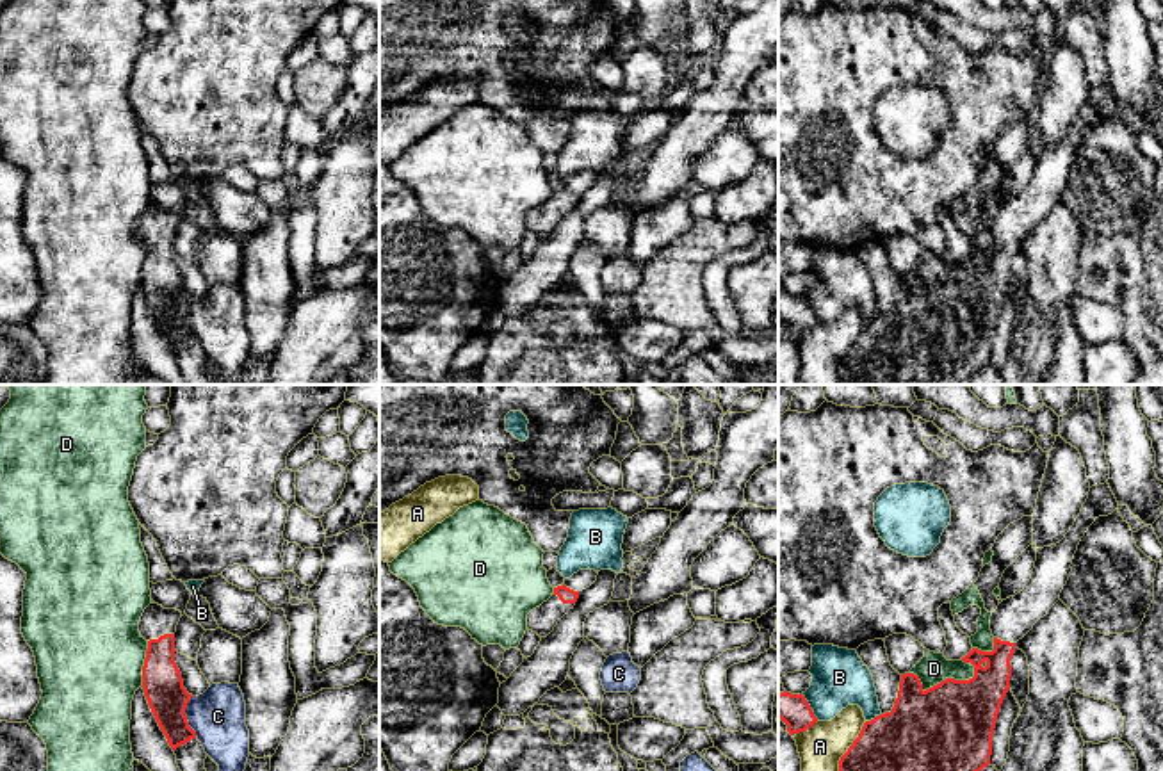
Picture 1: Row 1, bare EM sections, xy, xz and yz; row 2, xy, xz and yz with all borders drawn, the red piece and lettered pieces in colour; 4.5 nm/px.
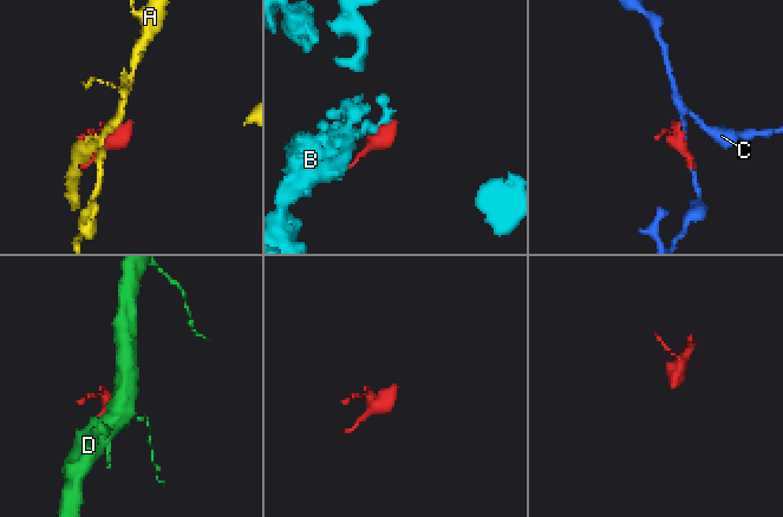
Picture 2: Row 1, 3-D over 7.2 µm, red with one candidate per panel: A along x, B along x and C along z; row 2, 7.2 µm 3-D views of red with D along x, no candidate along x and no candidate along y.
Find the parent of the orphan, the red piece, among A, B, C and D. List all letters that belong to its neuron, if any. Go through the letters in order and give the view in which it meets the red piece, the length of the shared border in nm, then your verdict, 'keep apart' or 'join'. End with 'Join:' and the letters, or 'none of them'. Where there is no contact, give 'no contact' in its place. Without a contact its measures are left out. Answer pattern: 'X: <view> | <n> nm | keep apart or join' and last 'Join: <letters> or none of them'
A: yz | 300 nm | keep apart
B: yz | 150 nm | keep apart
C: xy | 190 nm | keep apart
D: yz | 300 nm | keep apart
Join: none of them

